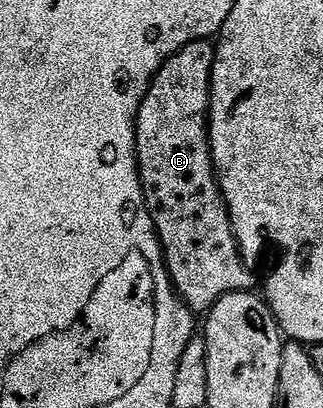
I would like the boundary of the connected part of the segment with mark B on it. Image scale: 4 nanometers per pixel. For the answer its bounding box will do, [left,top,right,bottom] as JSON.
[137,39,255,313]

